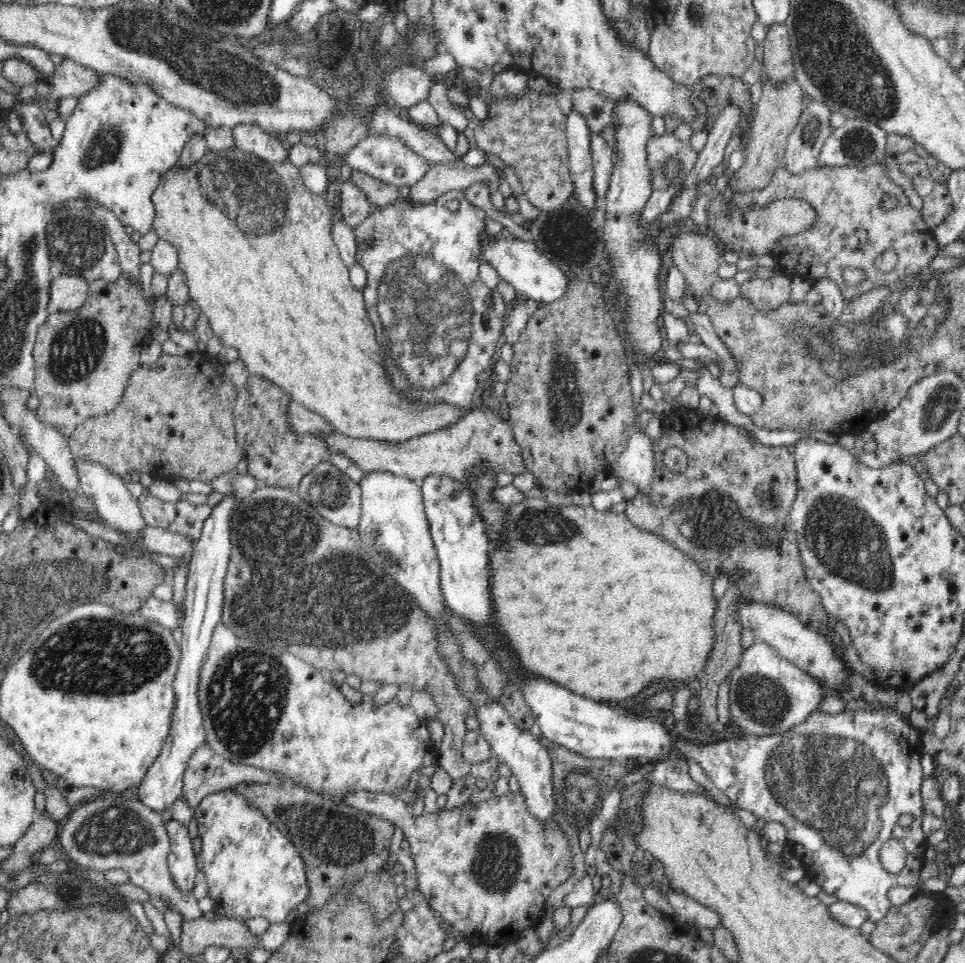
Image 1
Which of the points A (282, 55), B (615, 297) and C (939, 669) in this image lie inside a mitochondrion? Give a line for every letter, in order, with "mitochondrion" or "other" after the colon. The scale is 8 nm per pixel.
A: mitochondrion
B: other
C: other

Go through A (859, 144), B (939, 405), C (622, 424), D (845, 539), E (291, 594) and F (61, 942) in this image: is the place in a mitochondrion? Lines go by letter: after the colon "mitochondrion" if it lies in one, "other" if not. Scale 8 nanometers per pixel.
A: mitochondrion
B: mitochondrion
C: other
D: mitochondrion
E: mitochondrion
F: other

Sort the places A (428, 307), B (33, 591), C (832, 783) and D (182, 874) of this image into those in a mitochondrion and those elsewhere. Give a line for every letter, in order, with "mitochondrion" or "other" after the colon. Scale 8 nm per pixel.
A: mitochondrion
B: mitochondrion
C: mitochondrion
D: other

